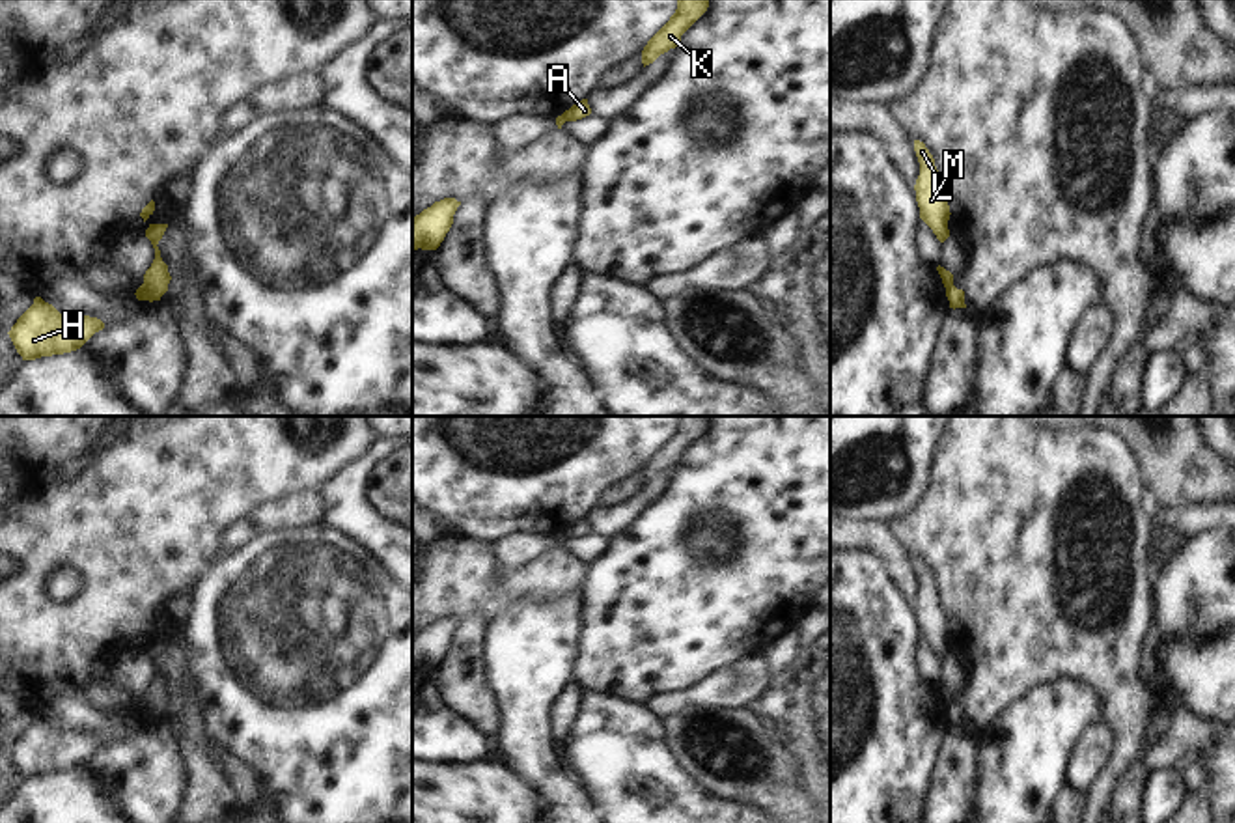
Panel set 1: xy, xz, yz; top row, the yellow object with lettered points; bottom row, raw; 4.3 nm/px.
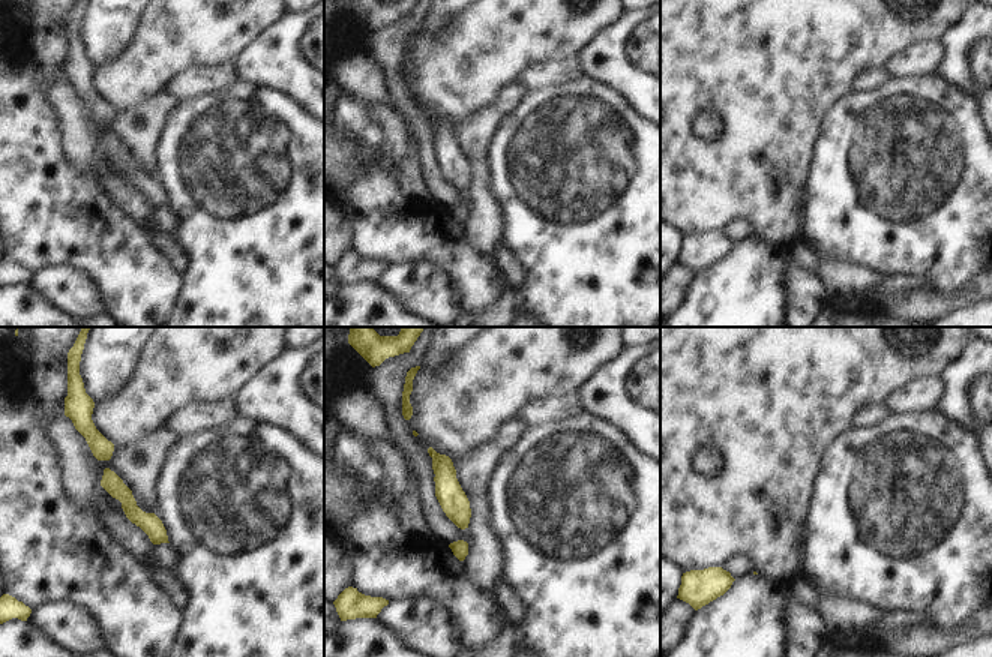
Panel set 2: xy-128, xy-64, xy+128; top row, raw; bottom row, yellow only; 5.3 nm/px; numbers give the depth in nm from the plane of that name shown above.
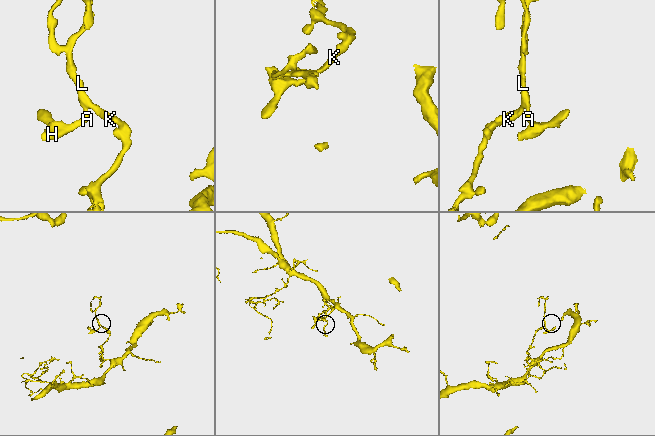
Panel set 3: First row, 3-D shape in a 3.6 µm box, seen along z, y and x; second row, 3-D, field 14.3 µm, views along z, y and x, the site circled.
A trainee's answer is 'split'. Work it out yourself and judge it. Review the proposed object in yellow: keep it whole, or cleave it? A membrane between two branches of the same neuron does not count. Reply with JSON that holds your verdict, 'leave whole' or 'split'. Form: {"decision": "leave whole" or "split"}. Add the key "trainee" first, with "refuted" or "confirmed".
{"trainee": "confirmed", "decision": "split"}

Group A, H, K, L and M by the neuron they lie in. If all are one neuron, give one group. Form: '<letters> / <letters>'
A K L M / H

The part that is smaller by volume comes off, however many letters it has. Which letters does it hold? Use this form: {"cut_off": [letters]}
{"cut_off": ["H"]}

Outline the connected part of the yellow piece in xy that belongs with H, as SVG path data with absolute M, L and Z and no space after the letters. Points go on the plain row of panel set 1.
M41 715L7 750L22 778L63 773L80 767L104 741L80 732L60 732Z

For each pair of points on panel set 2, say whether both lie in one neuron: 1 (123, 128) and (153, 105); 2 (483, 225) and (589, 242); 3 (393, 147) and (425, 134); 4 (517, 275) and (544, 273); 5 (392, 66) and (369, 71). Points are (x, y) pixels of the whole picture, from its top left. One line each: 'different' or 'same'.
1: same
2: different
3: different
4: different
5: different

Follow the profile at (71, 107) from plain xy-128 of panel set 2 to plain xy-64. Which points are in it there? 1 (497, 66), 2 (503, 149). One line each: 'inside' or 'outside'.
1: outside
2: outside

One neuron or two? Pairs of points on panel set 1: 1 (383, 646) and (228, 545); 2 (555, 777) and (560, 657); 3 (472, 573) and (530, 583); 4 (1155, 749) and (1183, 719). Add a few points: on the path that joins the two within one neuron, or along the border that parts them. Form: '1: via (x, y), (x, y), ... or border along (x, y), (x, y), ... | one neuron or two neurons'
1: border along (258, 532), (215, 560) | two neurons
2: via (536, 747), (536, 687) | one neuron
3: via (487, 585), (515, 585) | one neuron
4: via (1163, 741), (1178, 726) | one neuron

